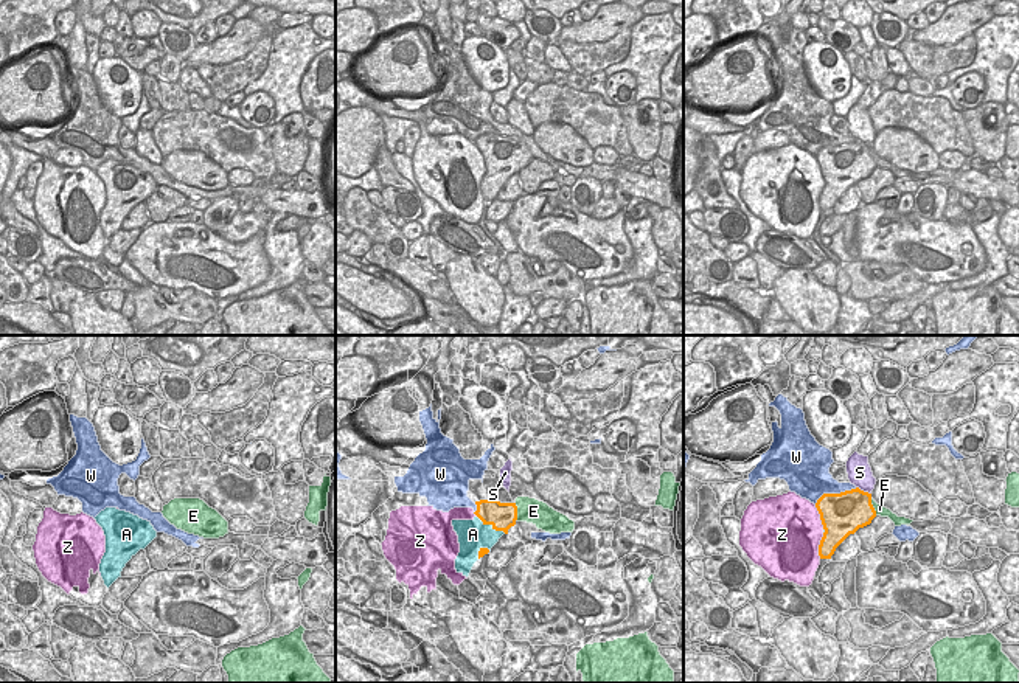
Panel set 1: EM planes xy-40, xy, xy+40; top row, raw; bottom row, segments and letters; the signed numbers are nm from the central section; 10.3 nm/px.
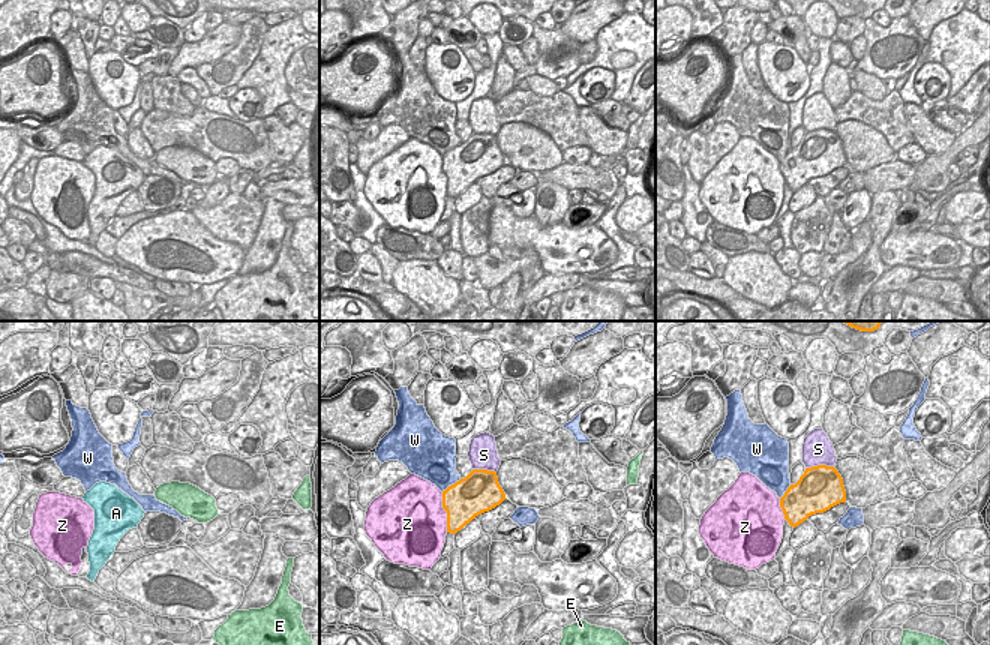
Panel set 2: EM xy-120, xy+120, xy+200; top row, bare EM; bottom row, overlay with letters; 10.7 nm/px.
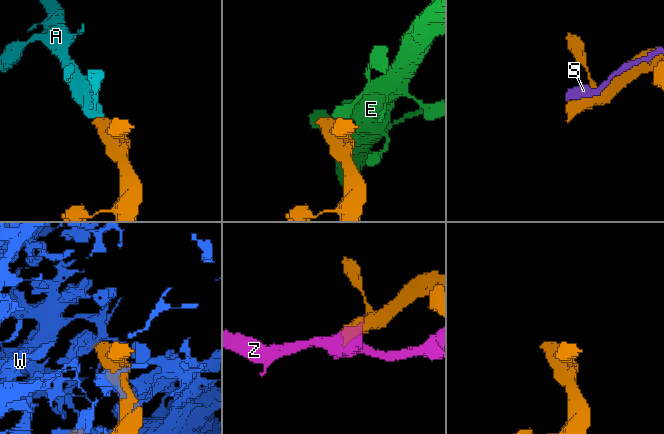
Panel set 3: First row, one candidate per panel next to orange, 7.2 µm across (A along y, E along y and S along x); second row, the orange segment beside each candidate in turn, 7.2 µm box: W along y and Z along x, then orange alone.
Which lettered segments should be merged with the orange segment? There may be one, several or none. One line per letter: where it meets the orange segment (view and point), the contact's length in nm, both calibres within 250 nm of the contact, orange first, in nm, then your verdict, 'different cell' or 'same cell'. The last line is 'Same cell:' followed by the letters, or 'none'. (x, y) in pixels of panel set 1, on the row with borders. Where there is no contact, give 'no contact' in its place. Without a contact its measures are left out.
A: contact xy (491, 523); length 360 nm; calibres 280 and 320 nm; same cell
E: contact xy (516, 511); length 180 nm; calibres 280 and 260 nm; different cell
S: contact xy+40 (862, 491); length 180 nm; calibres 420 and 260 nm; different cell
W: contact xy+40 (834, 494); length 480 nm; calibres 440 and 320 nm; different cell
Z: contact xy+40 (819, 545); length 280 nm; calibres 260 and 500 nm; different cell
Same cell: A

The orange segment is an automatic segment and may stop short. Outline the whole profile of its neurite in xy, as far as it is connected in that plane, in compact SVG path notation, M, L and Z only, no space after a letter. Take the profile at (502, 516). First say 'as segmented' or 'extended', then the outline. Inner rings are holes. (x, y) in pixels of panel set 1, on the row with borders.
extended; M499 500L475 501L477 511L472 520L452 520L458 536L460 553L455 559L455 570L469 576L474 563L488 554L508 529L516 525L516 503L500 503Z

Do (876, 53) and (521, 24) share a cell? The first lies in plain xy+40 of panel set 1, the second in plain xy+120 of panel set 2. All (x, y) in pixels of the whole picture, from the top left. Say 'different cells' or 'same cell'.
different cells

